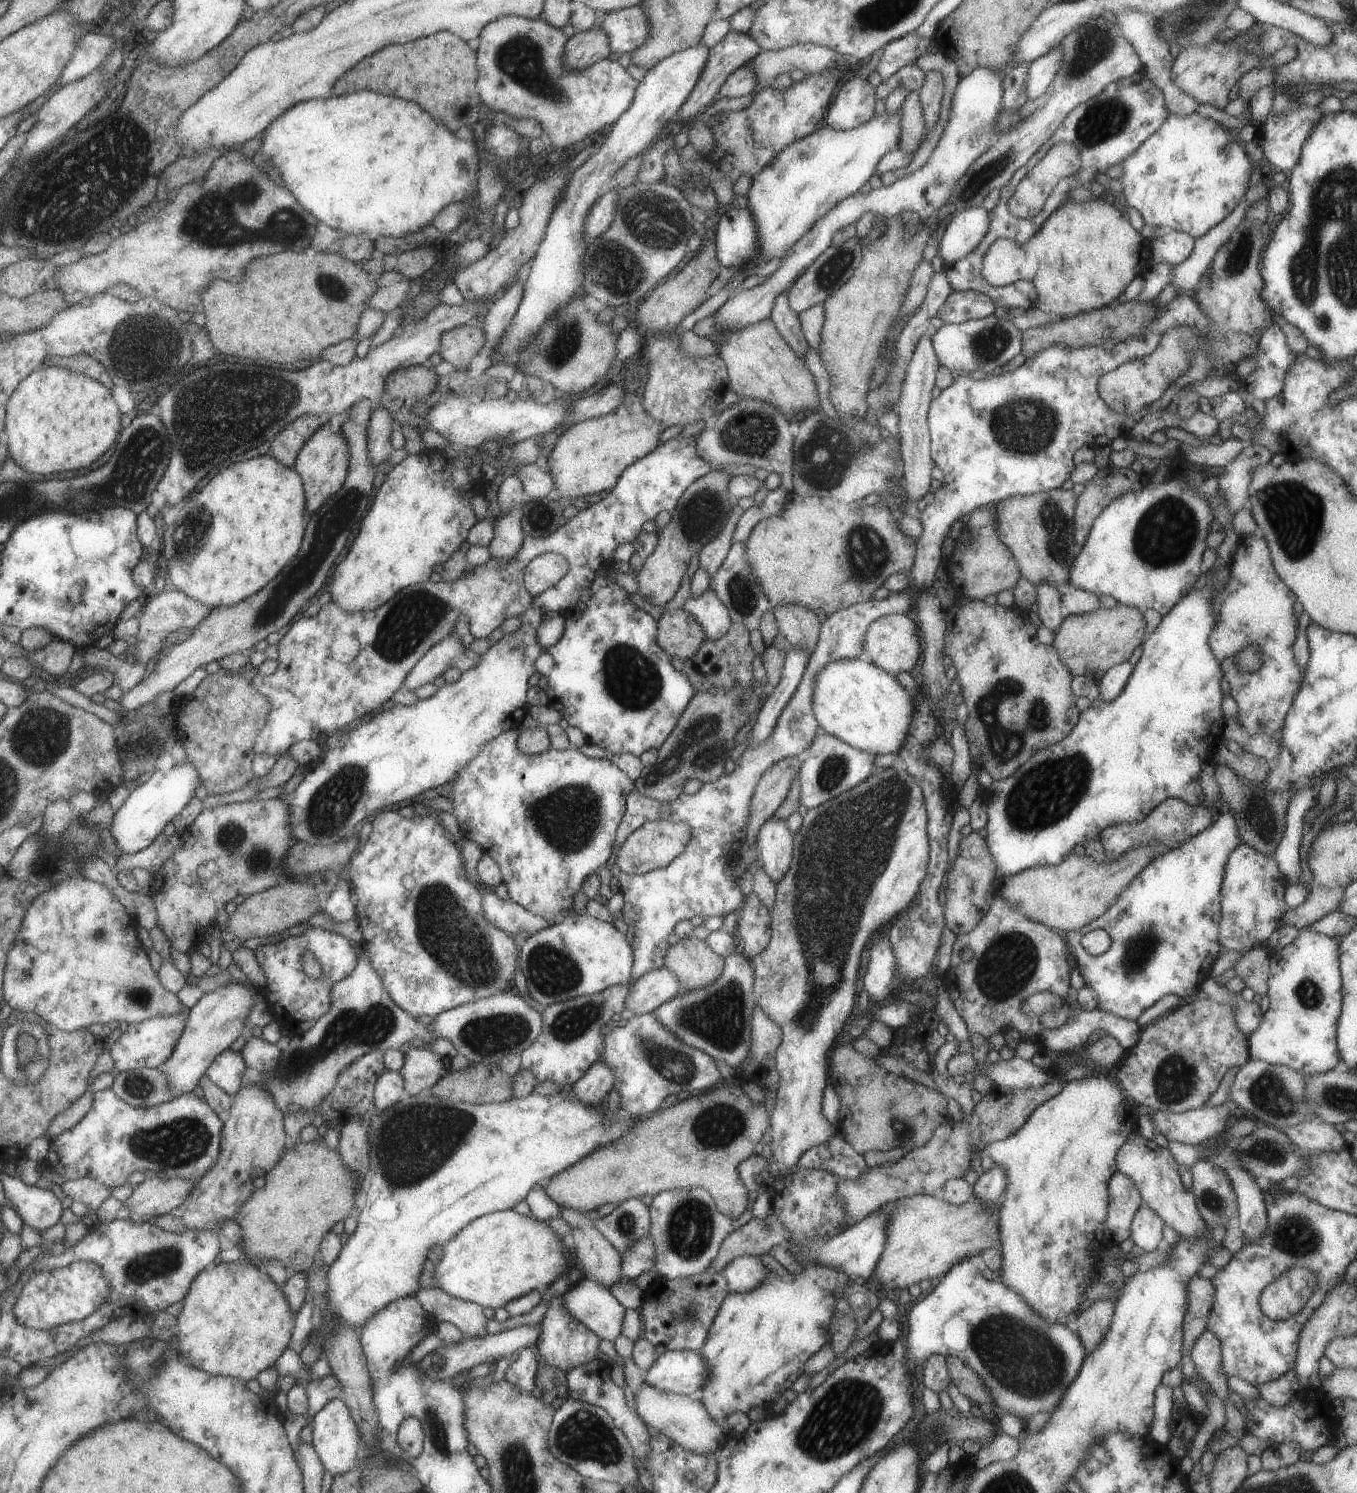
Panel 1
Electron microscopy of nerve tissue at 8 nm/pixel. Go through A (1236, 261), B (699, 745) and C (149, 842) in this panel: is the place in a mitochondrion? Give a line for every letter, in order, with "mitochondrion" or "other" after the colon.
A: mitochondrion
B: mitochondrion
C: other

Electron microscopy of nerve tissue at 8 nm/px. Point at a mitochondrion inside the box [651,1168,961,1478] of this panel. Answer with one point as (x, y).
(847, 1412)

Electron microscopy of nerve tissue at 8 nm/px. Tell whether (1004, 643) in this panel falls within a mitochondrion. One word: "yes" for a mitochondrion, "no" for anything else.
no

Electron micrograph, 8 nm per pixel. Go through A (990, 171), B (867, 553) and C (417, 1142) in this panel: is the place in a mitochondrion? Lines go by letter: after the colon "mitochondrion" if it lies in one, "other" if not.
A: mitochondrion
B: mitochondrion
C: mitochondrion

